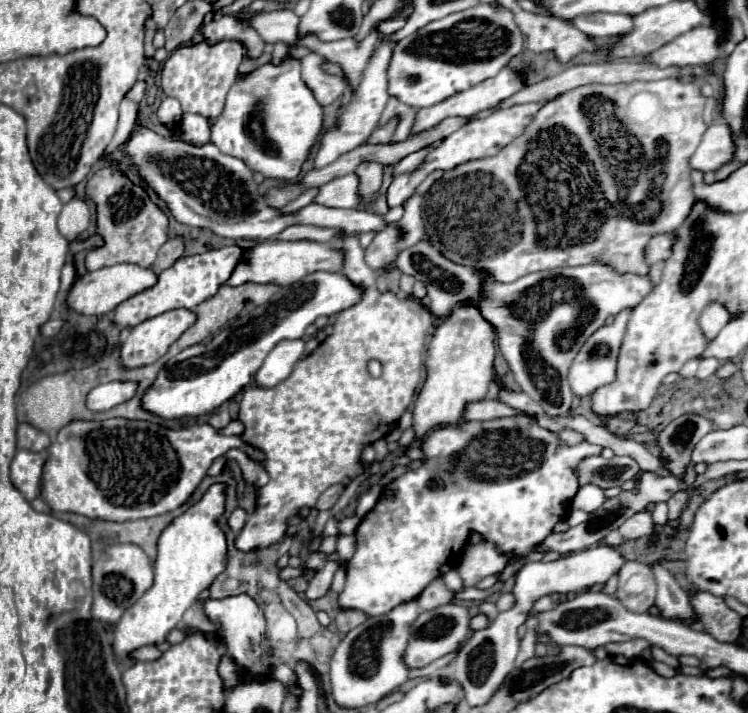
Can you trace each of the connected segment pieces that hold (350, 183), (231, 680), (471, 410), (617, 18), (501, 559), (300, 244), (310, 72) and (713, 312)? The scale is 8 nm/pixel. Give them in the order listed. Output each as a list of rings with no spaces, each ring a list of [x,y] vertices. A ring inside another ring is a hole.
[[[348,173],[332,179],[330,183],[320,187],[316,203],[340,209],[360,207],[360,177],[356,173]]]
[[[226,655],[222,657],[222,661],[220,661],[220,669],[218,669],[218,673],[220,673],[220,677],[224,679],[224,685],[226,685],[226,689],[230,689],[230,687],[234,687],[234,685],[238,685],[240,683],[240,679],[242,679],[242,671],[234,665],[234,661],[232,659],[228,659]]]
[[[478,401],[478,403],[470,403],[466,409],[466,419],[468,421],[490,421],[490,419],[498,419],[498,417],[512,417],[512,415],[528,415],[522,413],[502,401]]]
[[[614,13],[580,15],[572,19],[572,23],[588,37],[594,37],[594,39],[622,37],[622,35],[628,35],[628,31],[632,31],[634,27],[634,19],[630,15],[614,15]]]
[[[484,541],[484,543],[472,545],[462,555],[462,561],[456,571],[464,579],[466,587],[474,587],[480,579],[500,573],[510,561],[512,559],[508,559],[508,555],[500,555],[500,551],[496,551],[496,547],[492,547],[492,543]]]
[[[236,241],[244,249],[246,261],[236,267],[226,285],[244,285],[244,283],[274,283],[278,287],[290,287],[314,271],[340,273],[344,265],[344,253],[332,247],[326,247],[316,241]]]
[[[316,53],[302,57],[302,79],[314,91],[314,97],[318,99],[318,103],[326,107],[342,97],[342,93],[346,91],[346,83],[342,77],[326,73],[322,69],[324,63],[326,59]]]
[[[712,303],[700,315],[700,327],[708,339],[714,339],[722,331],[722,327],[730,321],[730,317],[732,315],[720,303]]]

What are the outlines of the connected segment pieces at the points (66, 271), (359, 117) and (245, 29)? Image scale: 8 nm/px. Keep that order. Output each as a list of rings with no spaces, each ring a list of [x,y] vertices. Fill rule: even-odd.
[[[68,261],[68,263],[64,265],[64,269],[62,269],[60,289],[62,289],[62,291],[68,291],[68,287],[74,283],[74,279],[76,279],[76,267],[74,267],[72,261]]]
[[[378,43],[378,49],[374,53],[374,57],[370,59],[366,71],[364,71],[364,79],[360,83],[360,87],[354,91],[348,107],[344,109],[344,115],[342,115],[342,125],[340,127],[332,127],[330,131],[326,131],[322,135],[322,141],[320,141],[320,149],[318,149],[318,155],[316,155],[316,169],[336,161],[340,155],[352,151],[354,147],[358,147],[360,143],[364,143],[368,139],[368,135],[372,135],[372,131],[376,129],[378,125],[378,119],[386,107],[386,101],[388,101],[388,91],[386,91],[386,67],[388,67],[388,61],[390,61],[390,55],[392,55],[392,47],[394,43]]]
[[[224,15],[220,19],[210,21],[202,33],[210,43],[218,43],[220,39],[240,41],[248,49],[250,57],[258,57],[264,49],[264,41],[260,39],[260,35],[256,35],[256,29],[252,27],[250,19],[238,19],[234,15]]]

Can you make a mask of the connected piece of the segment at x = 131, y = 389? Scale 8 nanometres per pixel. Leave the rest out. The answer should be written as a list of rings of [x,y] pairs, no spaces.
[[[110,381],[110,383],[98,385],[88,393],[88,409],[94,409],[94,411],[112,409],[114,405],[120,405],[132,399],[134,393],[136,393],[136,383]]]

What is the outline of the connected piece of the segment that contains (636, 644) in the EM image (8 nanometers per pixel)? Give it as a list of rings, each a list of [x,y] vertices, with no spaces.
[[[636,639],[636,641],[624,641],[624,643],[608,643],[606,651],[608,655],[624,655],[628,659],[636,659],[644,653],[646,647],[650,647],[650,643],[646,643],[644,639]]]

